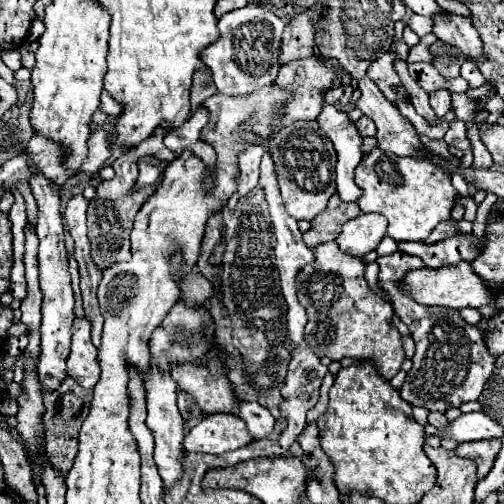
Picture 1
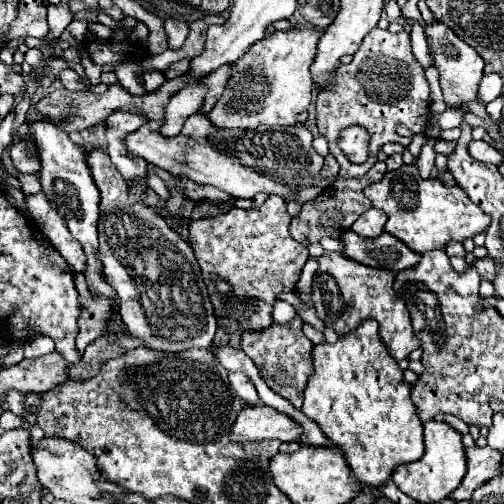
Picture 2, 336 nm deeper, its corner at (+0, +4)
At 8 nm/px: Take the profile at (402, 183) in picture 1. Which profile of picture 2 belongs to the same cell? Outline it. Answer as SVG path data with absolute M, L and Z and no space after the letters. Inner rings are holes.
M410 165L410 175L386 171L378 183L364 187L364 195L376 209L382 209L388 215L386 231L420 253L444 249L448 241L464 241L474 237L490 223L488 215L468 199L460 185L446 185L436 177L422 179L416 165Z

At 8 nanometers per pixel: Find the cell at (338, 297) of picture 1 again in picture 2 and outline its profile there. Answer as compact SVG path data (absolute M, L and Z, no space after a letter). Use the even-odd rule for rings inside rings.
M328 251L320 259L320 267L314 275L314 307L318 313L318 319L334 329L338 335L348 335L354 331L360 323L368 319L376 319L380 325L380 337L386 345L386 351L396 361L406 359L414 349L420 347L420 341L416 339L412 325L410 325L410 313L406 309L406 303L402 297L398 297L392 289L394 275L392 271L374 269L368 265L362 265L358 261L348 259L346 255L340 255L338 251Z

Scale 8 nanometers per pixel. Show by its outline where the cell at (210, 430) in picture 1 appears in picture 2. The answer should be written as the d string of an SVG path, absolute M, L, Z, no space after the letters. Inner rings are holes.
M266 405L244 407L230 429L230 439L236 443L264 439L296 441L296 435L300 435L300 427L296 427L288 415Z

